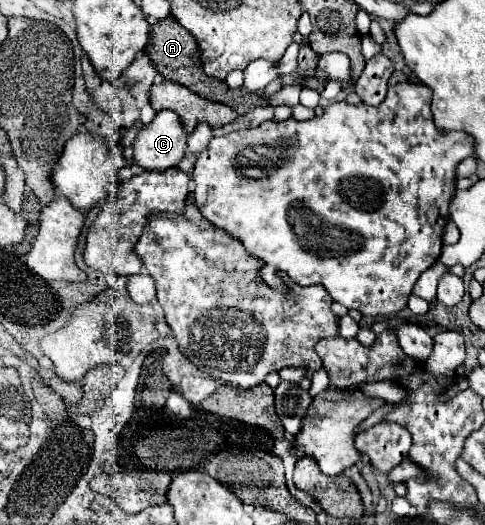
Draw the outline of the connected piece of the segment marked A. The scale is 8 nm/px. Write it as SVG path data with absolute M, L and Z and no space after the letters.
M172 17L164 19L164 21L158 21L156 25L152 25L152 31L150 31L150 43L146 47L148 51L148 57L154 61L158 73L166 79L166 81L172 81L172 83L178 83L178 85L184 85L188 87L192 93L204 97L204 99L210 99L210 101L216 101L216 103L222 103L222 105L228 105L232 107L238 115L244 115L248 111L252 111L254 107L266 107L268 101L256 93L248 93L246 89L226 89L226 83L224 81L218 81L218 79L212 79L208 77L206 73L202 73L202 55L200 55L200 49L198 45L194 43L194 37Z

